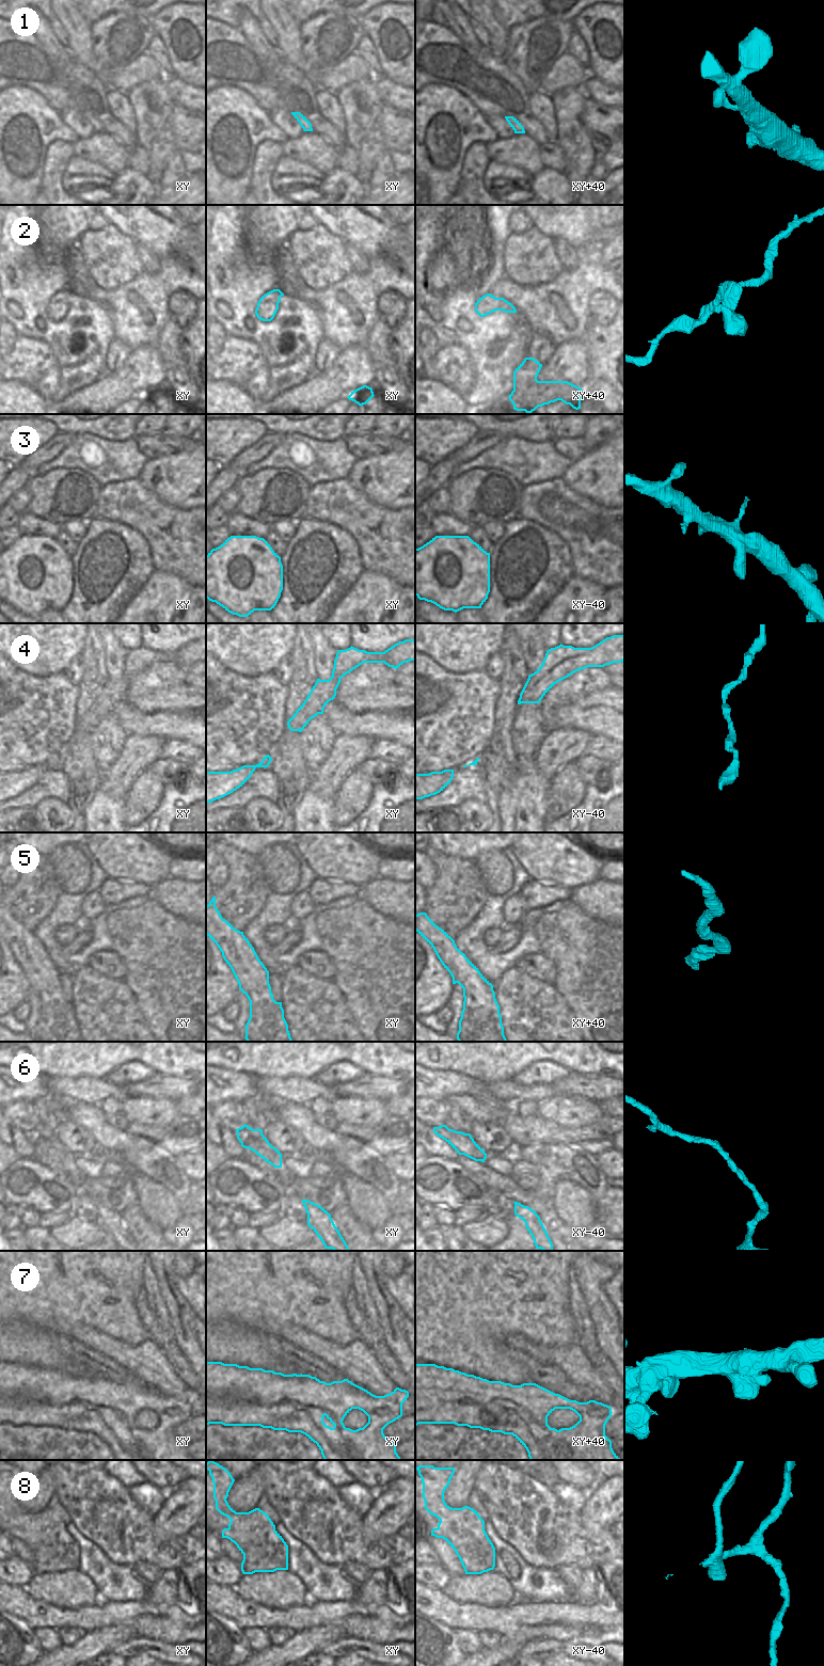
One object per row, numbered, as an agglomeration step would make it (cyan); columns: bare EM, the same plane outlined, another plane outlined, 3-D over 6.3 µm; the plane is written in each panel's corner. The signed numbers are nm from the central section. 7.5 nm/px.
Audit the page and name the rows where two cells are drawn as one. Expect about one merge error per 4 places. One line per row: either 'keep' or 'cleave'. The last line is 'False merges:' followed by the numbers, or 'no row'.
1: keep
2: keep
3: keep
4: keep
5: keep
6: keep
7: keep
8: cleave
False merges: 8

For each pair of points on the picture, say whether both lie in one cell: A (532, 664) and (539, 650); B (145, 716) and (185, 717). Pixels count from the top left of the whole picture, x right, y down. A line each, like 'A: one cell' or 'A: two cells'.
A: one cell
B: one cell

